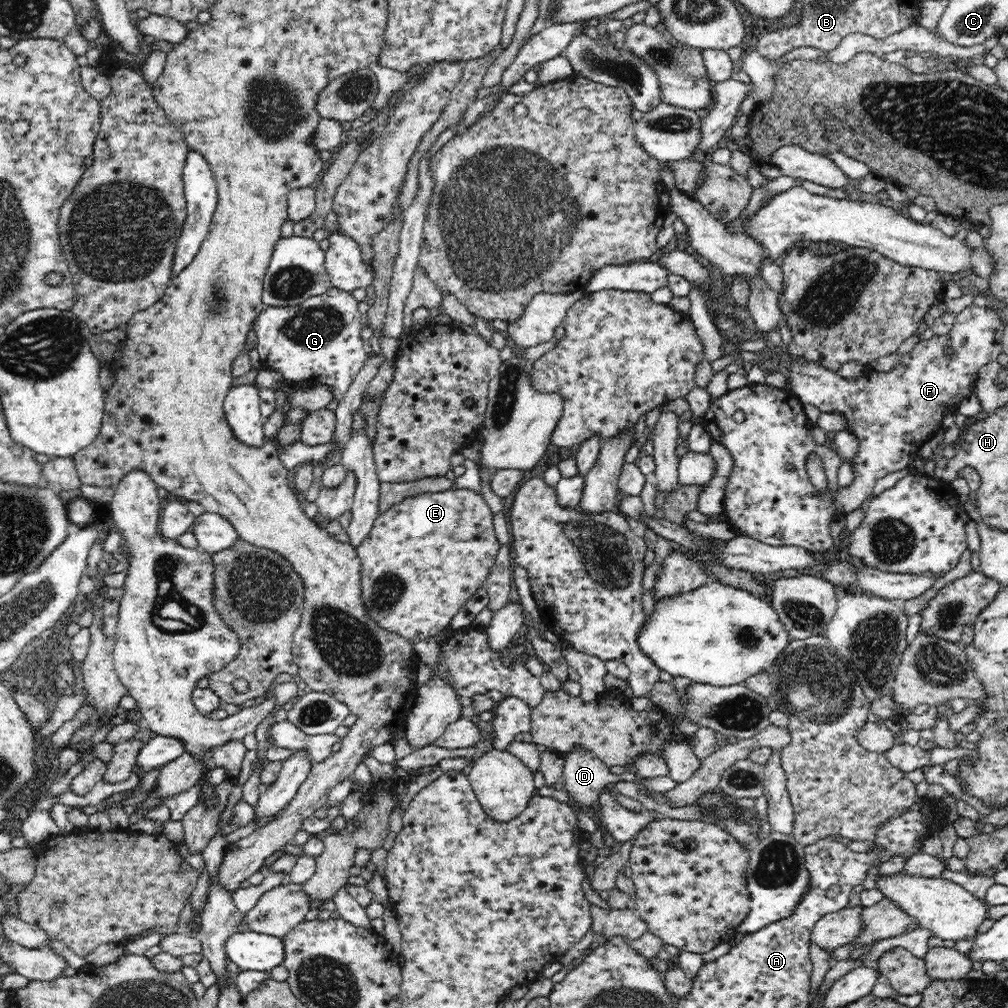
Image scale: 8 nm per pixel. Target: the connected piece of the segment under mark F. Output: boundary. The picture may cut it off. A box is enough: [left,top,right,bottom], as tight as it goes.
[788,303,1005,515]

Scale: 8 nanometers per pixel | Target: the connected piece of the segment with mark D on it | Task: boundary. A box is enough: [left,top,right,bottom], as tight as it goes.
[563,747,626,811]

